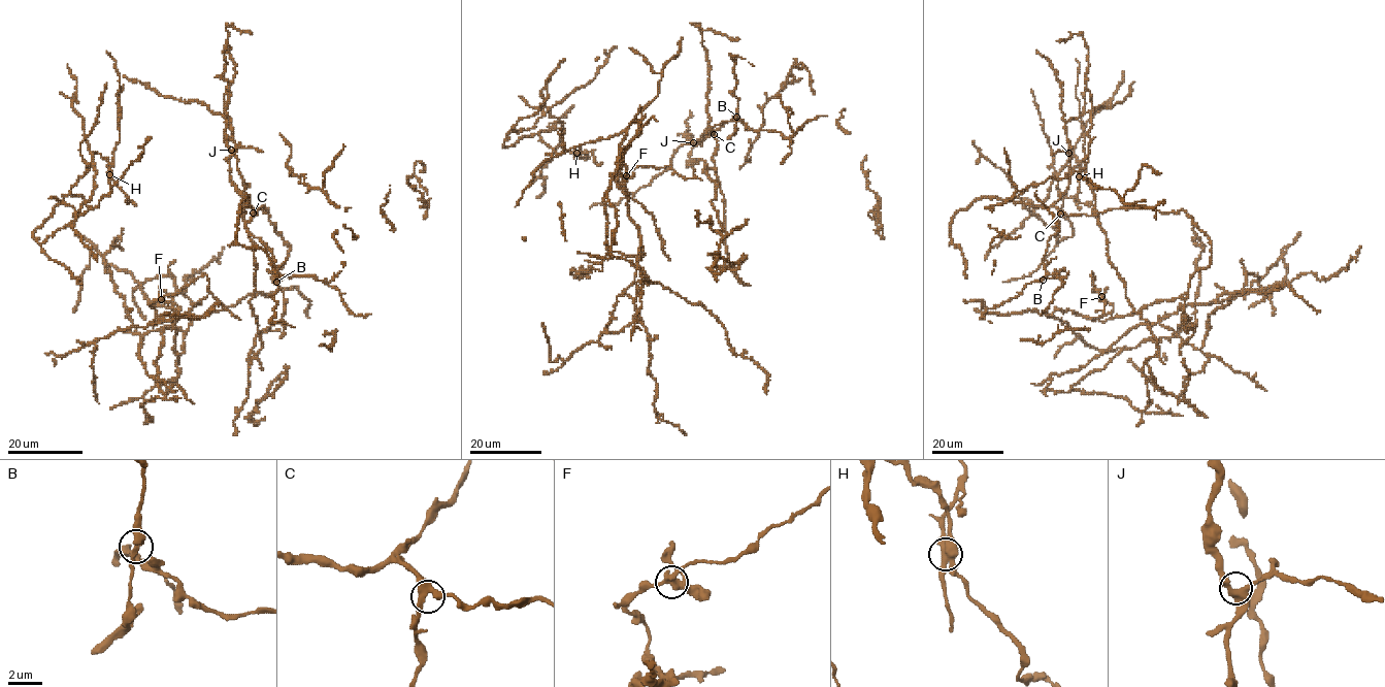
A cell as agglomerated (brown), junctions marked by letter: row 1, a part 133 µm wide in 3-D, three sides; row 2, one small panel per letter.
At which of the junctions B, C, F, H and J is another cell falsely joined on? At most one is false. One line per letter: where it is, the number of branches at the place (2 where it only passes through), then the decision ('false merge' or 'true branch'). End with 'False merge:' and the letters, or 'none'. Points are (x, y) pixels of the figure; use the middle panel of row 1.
B: (736, 117) | 4 | true branch
C: (714, 134) | 3 | true branch
F: (626, 175) | 4 | true branch
H: (576, 153) | 4 | false merge
J: (693, 142) | 3 | true branch
False merge: H

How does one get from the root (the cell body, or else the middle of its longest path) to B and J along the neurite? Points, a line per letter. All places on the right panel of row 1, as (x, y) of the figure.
B: (1058, 208), (1058, 229), (1047, 242), (1043, 258), (1046, 277), (1043, 280)
J: (1058, 208), (1055, 203), (1068, 185), (1068, 153)

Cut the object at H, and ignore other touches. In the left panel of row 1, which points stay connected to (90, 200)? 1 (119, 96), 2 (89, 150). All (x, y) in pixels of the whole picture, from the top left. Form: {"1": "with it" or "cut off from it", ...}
{"1": "cut off from it", "2": "with it"}

